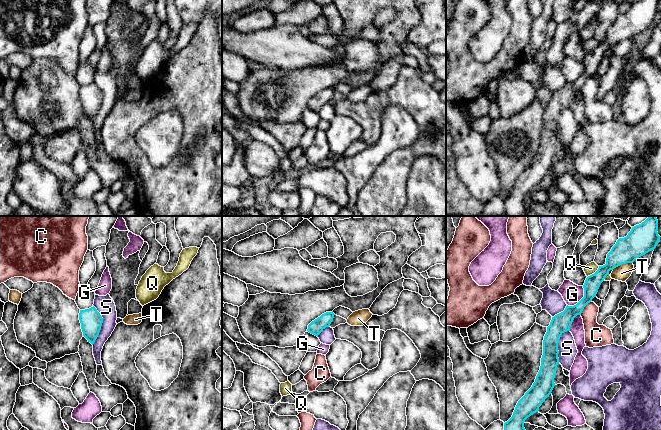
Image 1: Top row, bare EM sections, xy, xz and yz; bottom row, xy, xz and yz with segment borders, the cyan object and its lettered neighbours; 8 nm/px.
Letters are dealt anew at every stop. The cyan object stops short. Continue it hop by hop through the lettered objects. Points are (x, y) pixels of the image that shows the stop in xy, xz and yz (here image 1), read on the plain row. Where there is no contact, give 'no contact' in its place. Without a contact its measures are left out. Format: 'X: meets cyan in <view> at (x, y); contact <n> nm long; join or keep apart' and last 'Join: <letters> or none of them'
C: meets cyan in yz at (583, 84); contact 140 nm long; keep apart
G: meets cyan in yz at (581, 75); contact 200 nm long; keep apart
Q: meets cyan in yz at (594, 49); contact 140 nm long; keep apart
S: meets cyan in xy at (101, 101); contact 320 nm long; keep apart
T: meets cyan in yz at (622, 39); contact 180 nm long; keep apart
Join: none of them

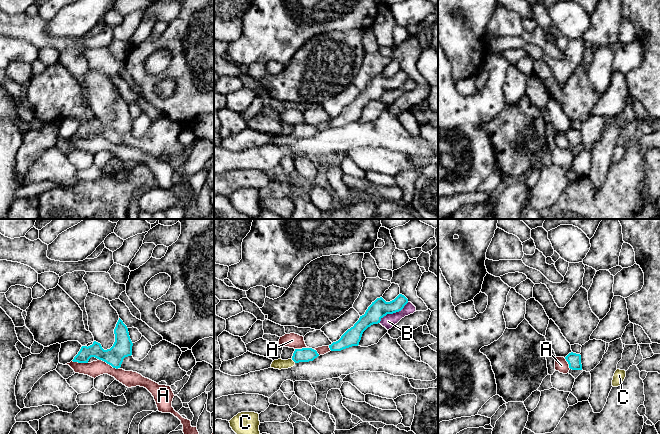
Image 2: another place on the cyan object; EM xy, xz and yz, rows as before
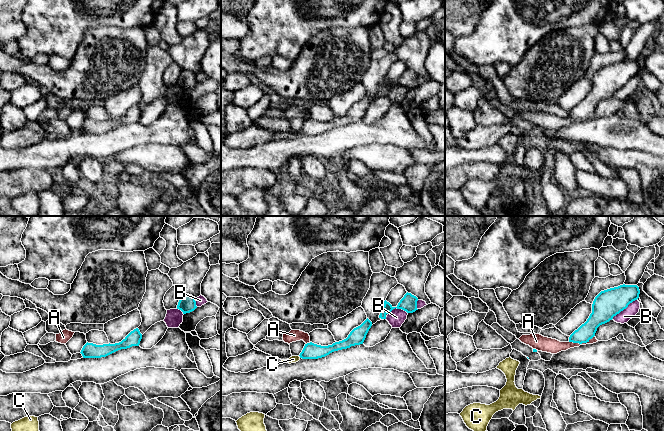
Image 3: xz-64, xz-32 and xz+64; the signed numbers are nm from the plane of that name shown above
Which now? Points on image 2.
A: meets cyan in xy at (109, 140); contact 180 nm long; keep apart
B: meets cyan in xz at (393, 88); contact 280 nm long; keep apart
C: meets cyan in xz at (293, 136); contact 50 nm long; join
Join: C

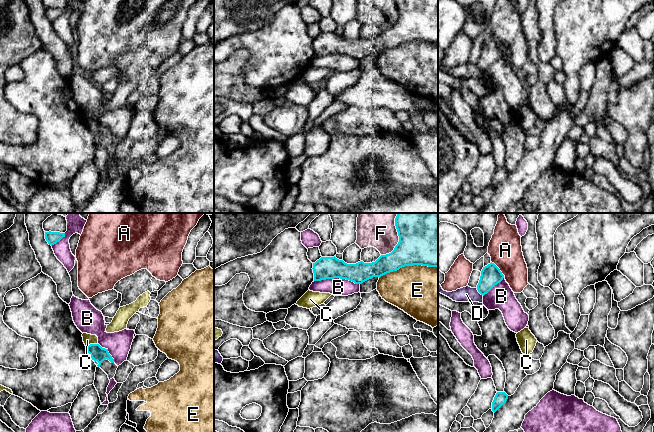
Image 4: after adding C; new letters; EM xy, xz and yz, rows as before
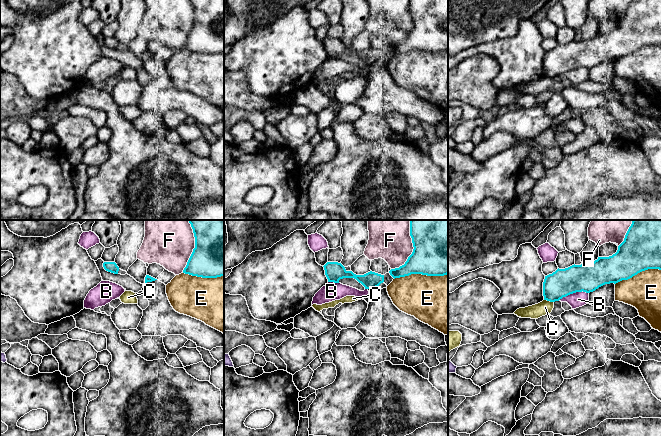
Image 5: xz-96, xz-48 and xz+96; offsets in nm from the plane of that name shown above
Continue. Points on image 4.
A: meets cyan in yz at (498, 44); contact 160 nm long; keep apart
B: meets cyan in xz at (337, 53); contact 360 nm long; keep apart
C: meets cyan in xy at (91, 120); contact 100 nm long; keep apart
D: meets cyan in yz at (479, 68); contact 90 nm long; keep apart
E: meets cyan in xz at (408, 41); contact 480 nm long; keep apart
F: meets cyan in xz at (398, 19); contact 280 nm long; keep apart
Join: none of them

